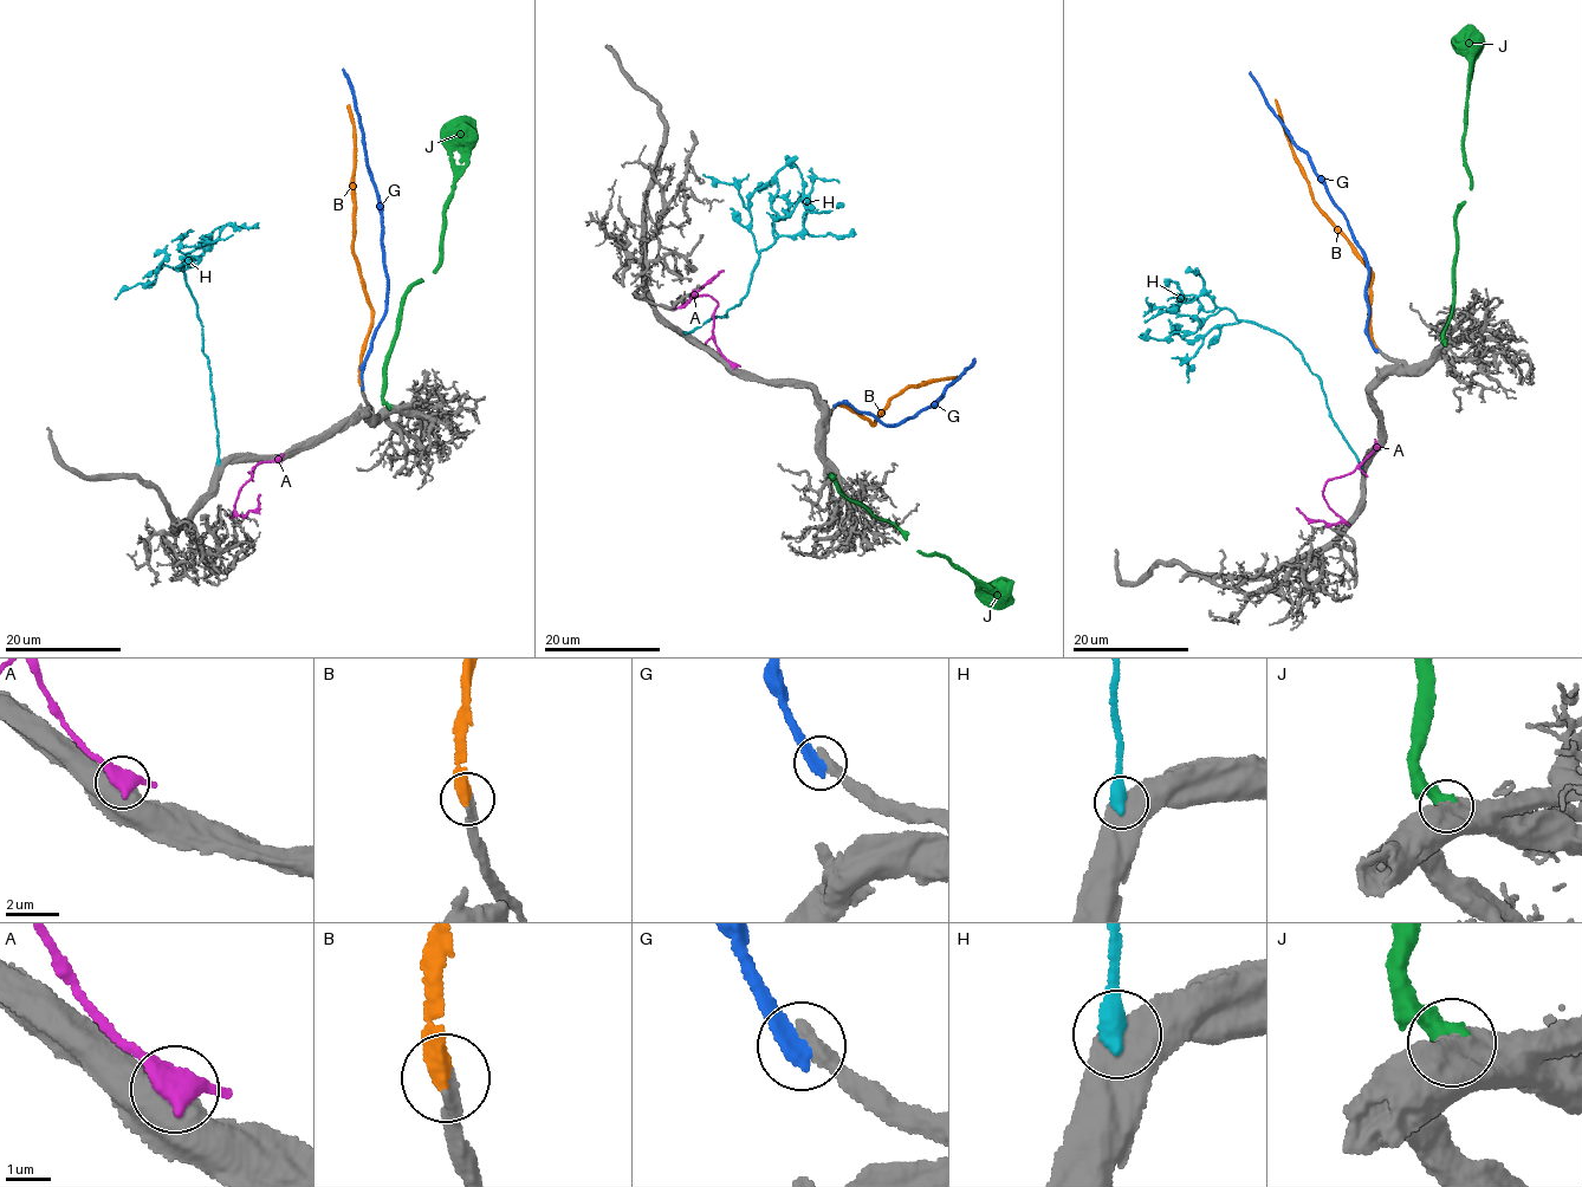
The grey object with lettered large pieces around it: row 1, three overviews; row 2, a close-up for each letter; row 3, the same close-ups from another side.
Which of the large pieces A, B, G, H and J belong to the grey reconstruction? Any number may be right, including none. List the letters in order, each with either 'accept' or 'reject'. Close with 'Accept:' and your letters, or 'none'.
A: reject
B: accept
G: reject
H: reject
J: reject
Accept: B

